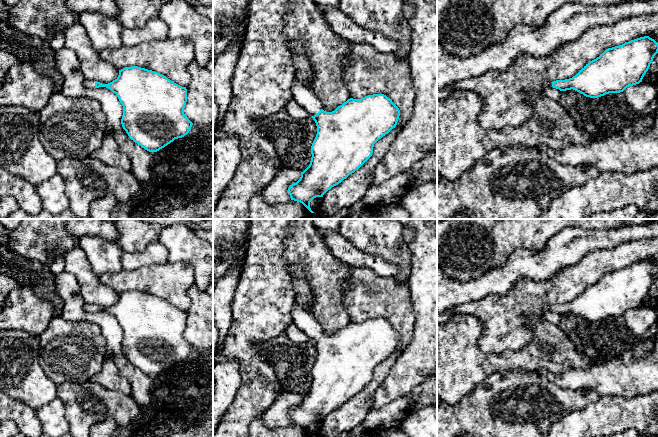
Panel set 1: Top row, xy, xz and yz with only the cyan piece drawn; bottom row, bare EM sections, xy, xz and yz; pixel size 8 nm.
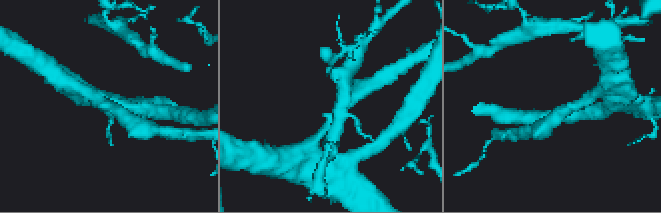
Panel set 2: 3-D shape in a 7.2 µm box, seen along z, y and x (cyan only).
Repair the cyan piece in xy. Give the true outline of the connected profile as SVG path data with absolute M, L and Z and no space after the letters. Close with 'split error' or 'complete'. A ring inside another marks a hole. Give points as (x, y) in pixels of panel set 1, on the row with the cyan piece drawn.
M138 66L119 70L118 77L108 84L85 80L88 89L106 87L116 94L123 106L121 124L129 138L149 152L157 152L175 139L187 135L193 123L184 114L187 89L166 76Z; split error

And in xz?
M296 78L292 85L293 99L304 107L317 126L317 134L311 146L311 161L301 172L300 179L289 186L291 200L302 203L311 213L310 202L341 183L358 170L373 153L374 144L396 127L400 110L384 94L373 94L361 99L350 98L332 112L322 109L320 101L310 87Z; split error

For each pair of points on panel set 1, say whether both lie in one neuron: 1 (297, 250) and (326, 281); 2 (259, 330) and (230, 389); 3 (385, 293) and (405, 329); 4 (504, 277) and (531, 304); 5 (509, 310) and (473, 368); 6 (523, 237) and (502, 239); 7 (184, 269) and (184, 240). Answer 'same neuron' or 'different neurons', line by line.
1: same neuron
2: different neurons
3: same neuron
4: different neurons
5: different neurons
6: same neuron
7: different neurons

